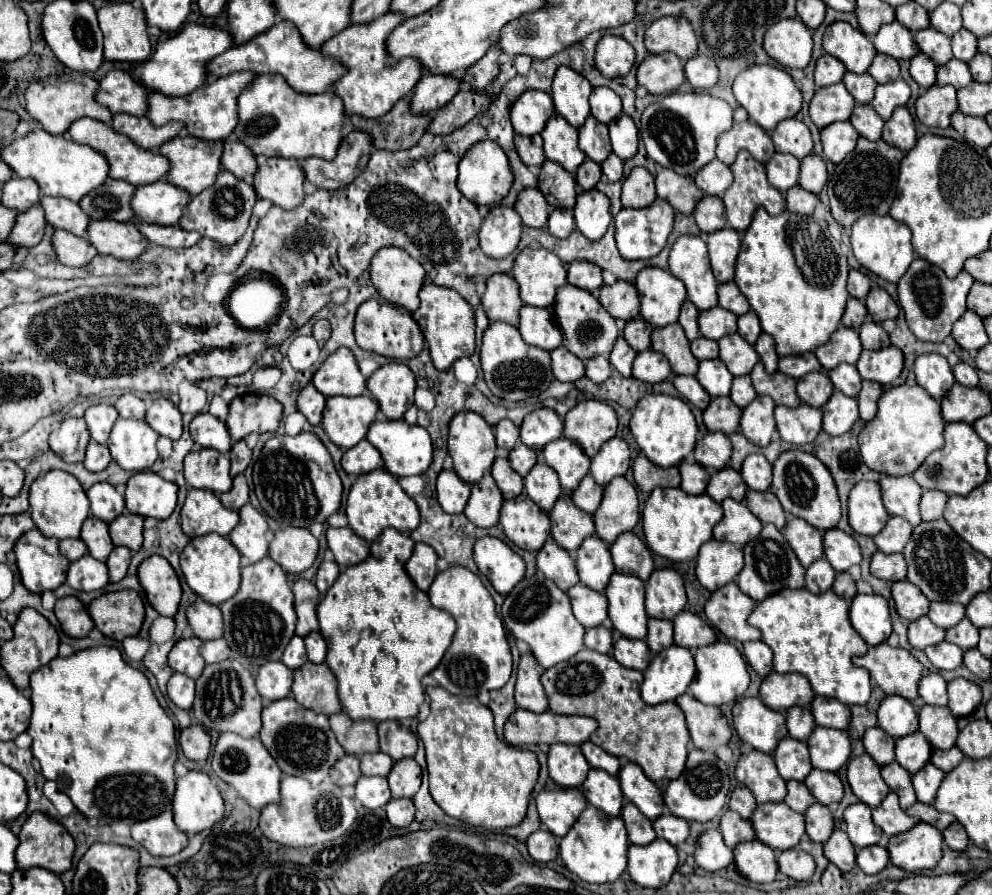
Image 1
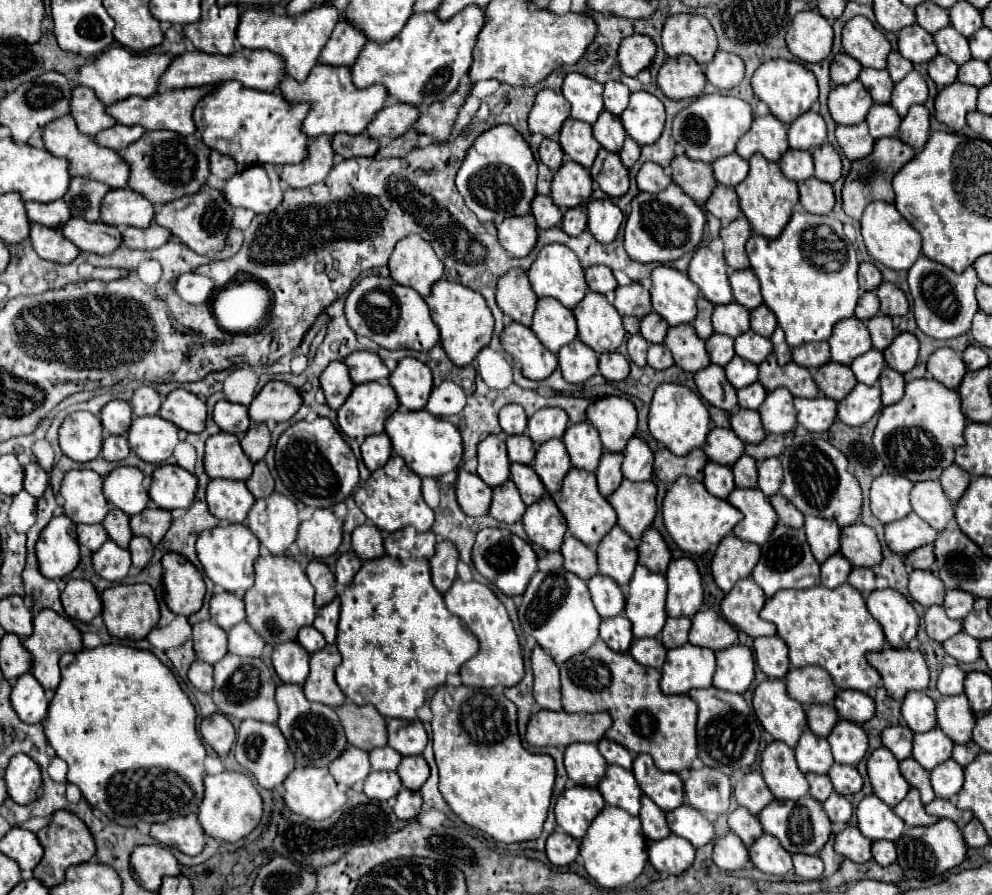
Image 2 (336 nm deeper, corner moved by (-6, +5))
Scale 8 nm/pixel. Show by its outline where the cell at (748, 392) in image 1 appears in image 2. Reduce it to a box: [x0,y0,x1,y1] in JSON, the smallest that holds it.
[737,383,767,409]

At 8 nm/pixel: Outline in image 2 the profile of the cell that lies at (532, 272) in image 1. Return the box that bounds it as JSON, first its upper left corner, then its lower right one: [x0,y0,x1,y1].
[529,243,587,309]

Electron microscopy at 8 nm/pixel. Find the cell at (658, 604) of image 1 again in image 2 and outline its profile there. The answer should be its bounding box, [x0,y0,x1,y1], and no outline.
[667,557,703,617]

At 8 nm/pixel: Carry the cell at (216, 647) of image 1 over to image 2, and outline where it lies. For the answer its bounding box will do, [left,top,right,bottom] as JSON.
[229,621,265,657]

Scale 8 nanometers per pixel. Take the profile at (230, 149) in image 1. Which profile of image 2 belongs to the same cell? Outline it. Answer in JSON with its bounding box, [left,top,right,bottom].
[209,151,237,179]

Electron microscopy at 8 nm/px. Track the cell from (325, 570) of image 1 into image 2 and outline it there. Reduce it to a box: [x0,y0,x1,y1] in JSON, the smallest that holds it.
[335,551,361,587]

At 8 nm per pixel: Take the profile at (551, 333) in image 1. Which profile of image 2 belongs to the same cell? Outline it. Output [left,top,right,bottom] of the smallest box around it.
[531,297,577,355]

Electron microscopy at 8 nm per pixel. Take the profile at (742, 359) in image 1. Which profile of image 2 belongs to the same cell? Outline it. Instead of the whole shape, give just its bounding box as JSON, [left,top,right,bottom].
[735,329,773,365]

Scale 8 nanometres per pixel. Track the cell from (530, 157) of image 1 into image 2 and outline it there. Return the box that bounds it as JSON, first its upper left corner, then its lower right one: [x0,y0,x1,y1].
[539,139,563,171]

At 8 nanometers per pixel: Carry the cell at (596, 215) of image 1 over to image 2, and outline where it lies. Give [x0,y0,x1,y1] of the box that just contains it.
[587,199,623,243]

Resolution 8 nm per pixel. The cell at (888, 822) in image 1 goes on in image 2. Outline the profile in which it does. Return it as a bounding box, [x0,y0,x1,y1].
[893,789,939,827]

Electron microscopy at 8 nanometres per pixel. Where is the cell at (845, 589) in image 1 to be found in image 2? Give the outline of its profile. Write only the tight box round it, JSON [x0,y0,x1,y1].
[849,567,875,595]

